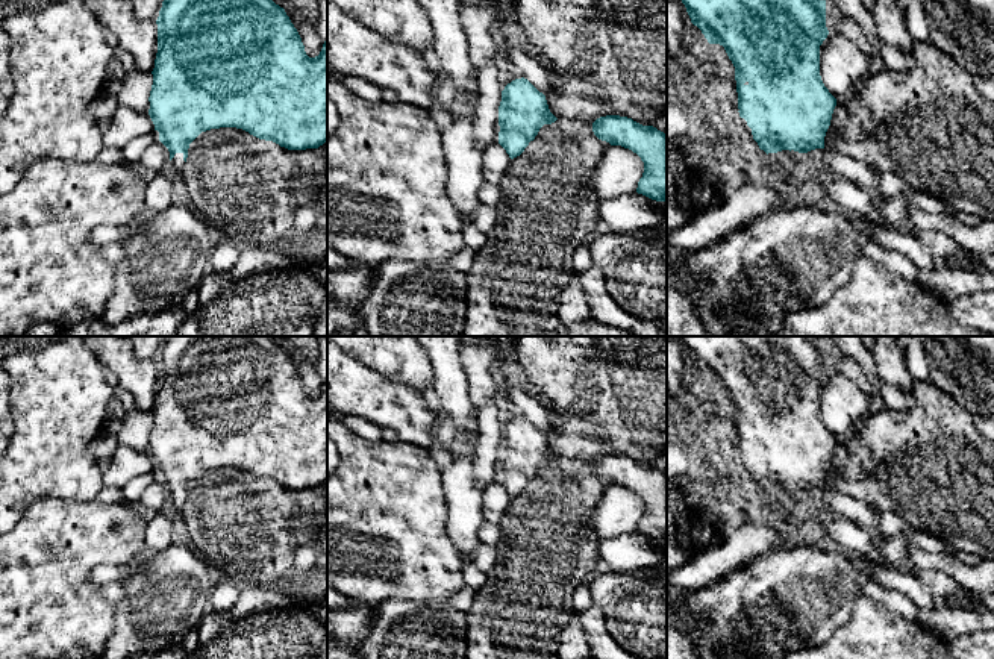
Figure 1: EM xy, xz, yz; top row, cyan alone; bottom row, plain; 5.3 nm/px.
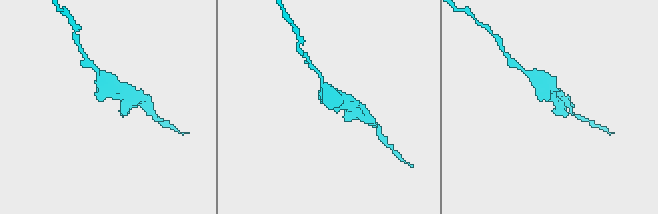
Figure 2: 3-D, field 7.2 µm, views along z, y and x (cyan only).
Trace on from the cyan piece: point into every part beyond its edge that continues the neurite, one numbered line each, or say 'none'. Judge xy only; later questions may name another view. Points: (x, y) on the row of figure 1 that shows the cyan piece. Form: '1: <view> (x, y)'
1: xy (176, 164)

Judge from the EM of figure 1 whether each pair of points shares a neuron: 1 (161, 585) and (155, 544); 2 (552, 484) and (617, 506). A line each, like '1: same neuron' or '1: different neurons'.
1: different neurons
2: different neurons

